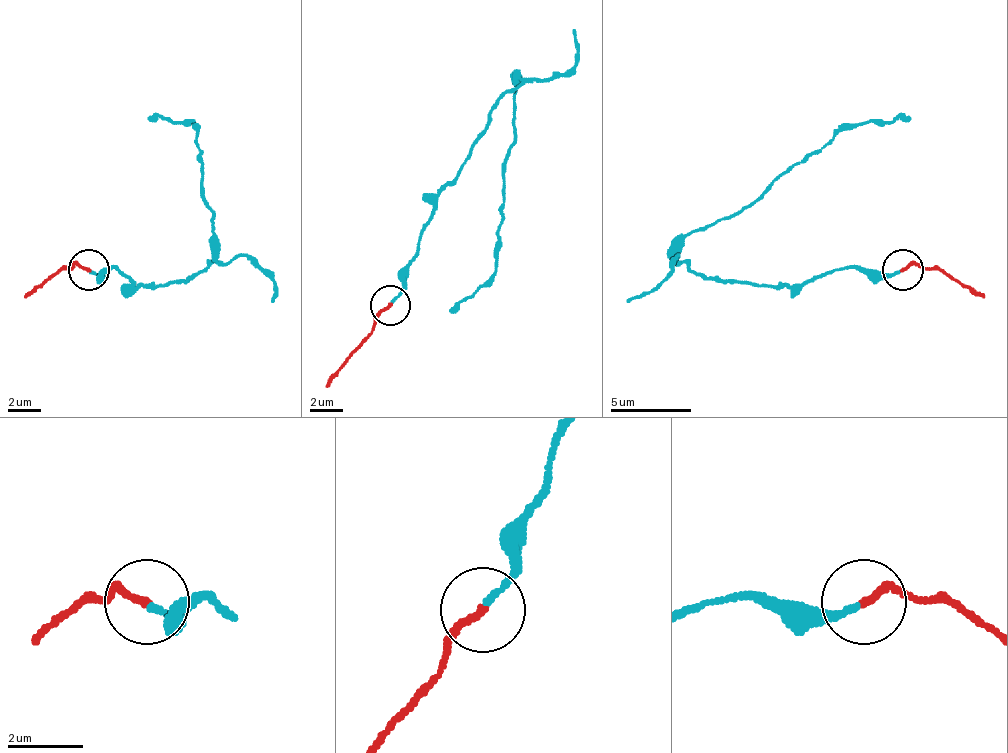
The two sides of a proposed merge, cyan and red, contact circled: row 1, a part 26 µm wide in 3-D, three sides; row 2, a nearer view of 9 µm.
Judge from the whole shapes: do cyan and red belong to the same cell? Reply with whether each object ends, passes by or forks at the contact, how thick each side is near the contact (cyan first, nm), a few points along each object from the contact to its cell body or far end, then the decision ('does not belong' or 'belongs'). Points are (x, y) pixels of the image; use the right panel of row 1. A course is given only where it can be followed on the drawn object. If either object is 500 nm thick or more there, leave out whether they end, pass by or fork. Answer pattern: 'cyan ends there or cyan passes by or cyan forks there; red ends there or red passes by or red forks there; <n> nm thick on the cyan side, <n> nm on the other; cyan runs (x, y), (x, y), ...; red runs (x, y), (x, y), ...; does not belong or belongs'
cyan ends there; red ends there; 170 nm thick on the cyan side, 200 nm on the other; cyan runs (901, 270), (845, 266), (759, 287), (703, 278), (678, 246), (861, 124), (909, 116); red runs (901, 270), (938, 266), (982, 299); belongs

